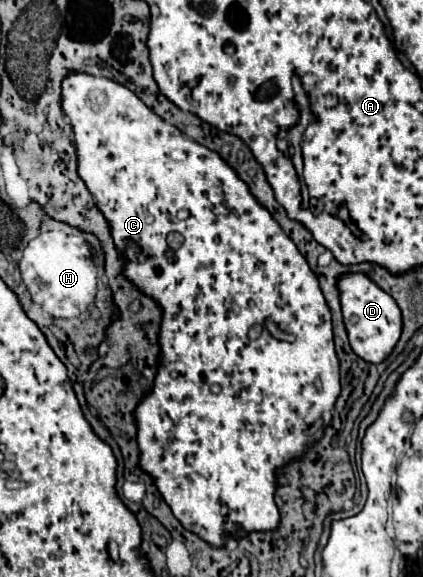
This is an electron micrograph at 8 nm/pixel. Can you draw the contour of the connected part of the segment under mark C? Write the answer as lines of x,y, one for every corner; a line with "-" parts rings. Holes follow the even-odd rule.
69,74
63,80
63,112
71,120
73,126
73,138
77,146
77,158
79,158
79,176
85,180
89,192
97,200
97,208
105,214
105,218
111,224
111,234
121,248
125,256
125,276
147,296
153,296
159,300
165,316
161,320
161,372
157,372
157,384
153,386
153,392
145,396
145,400
137,406
135,420
137,420
137,444
141,448
141,468
149,472
159,488
159,492
165,496
165,502
173,510
175,518
183,524
185,530
195,532
199,538
213,546
223,546
225,536
223,532
235,532
239,528
257,528
257,530
273,530
279,524
279,510
275,506
273,494
277,488
275,482
275,468
281,468
293,458
299,458
303,454
303,446
309,440
307,428
315,420
325,420
325,426
331,422
333,404
341,392
339,386
339,360
335,356
335,344
333,344
333,330
331,330
331,312
325,304
325,298
321,294
319,282
315,272
311,272
307,260
301,256
297,246
281,226
275,222
275,218
269,214
267,208
263,208
255,196
251,194
249,186
239,178
239,174
213,150
197,144
195,140
187,138
181,130
159,118
153,110
149,110
129,88
103,78
103,76
89,76
89,74
-
171,232
179,232
183,236
183,244
177,250
171,250
167,244
167,236
-
265,320
271,320
277,324
283,332
289,332
295,336
293,342
275,340
269,332
263,332
257,340
247,338
247,330
257,322
263,324
-
221,506
229,508
227,518
221,516

